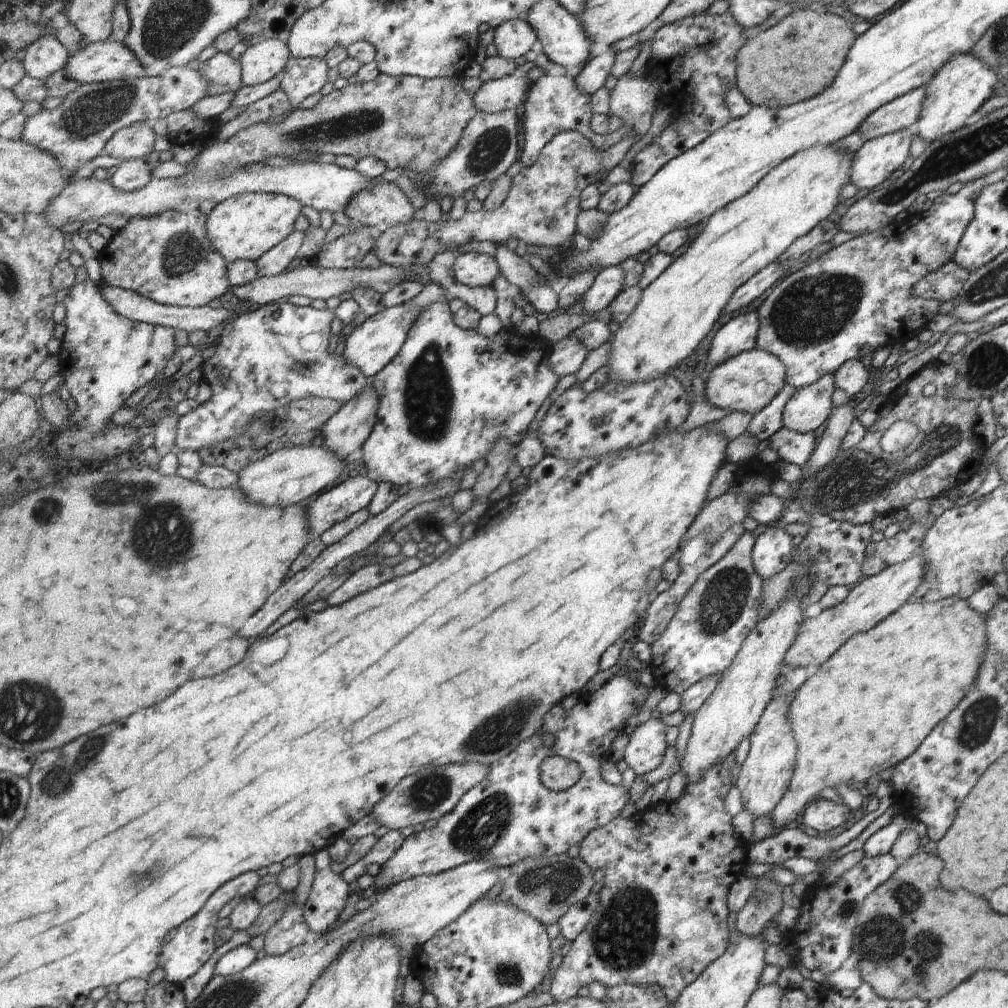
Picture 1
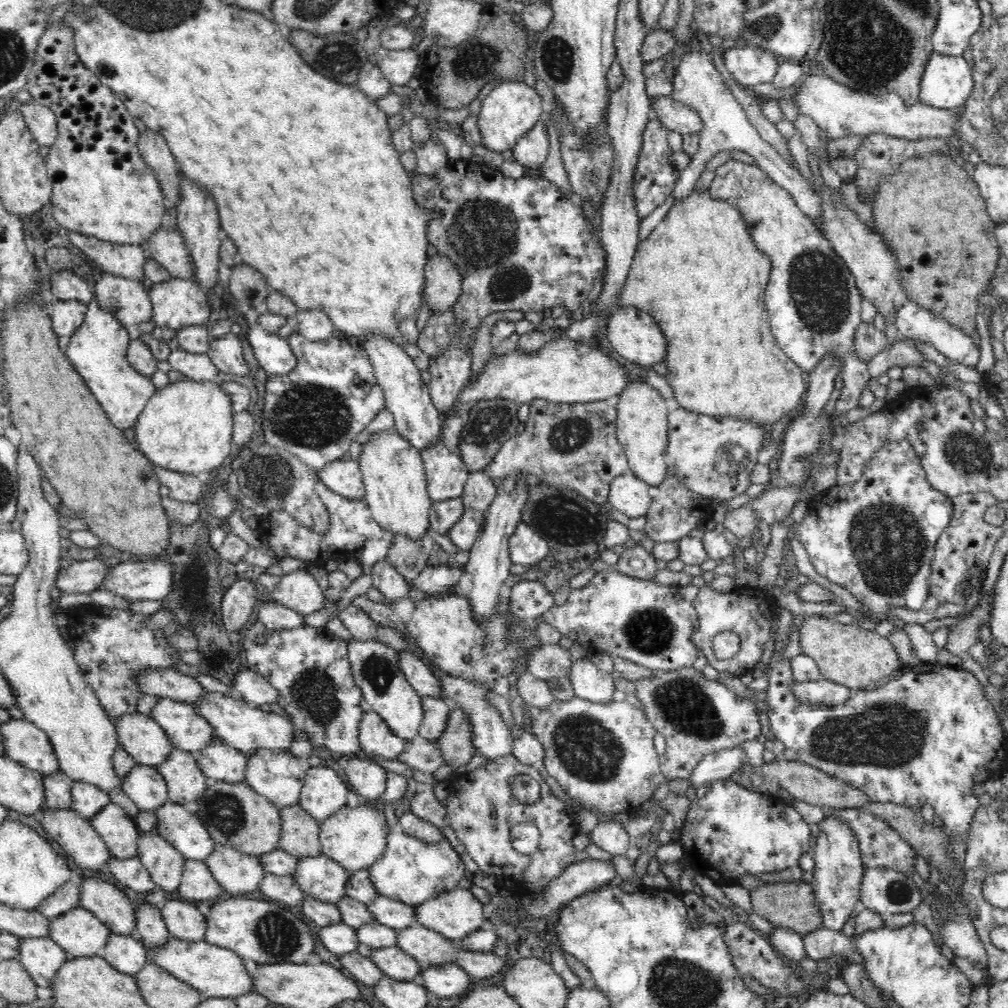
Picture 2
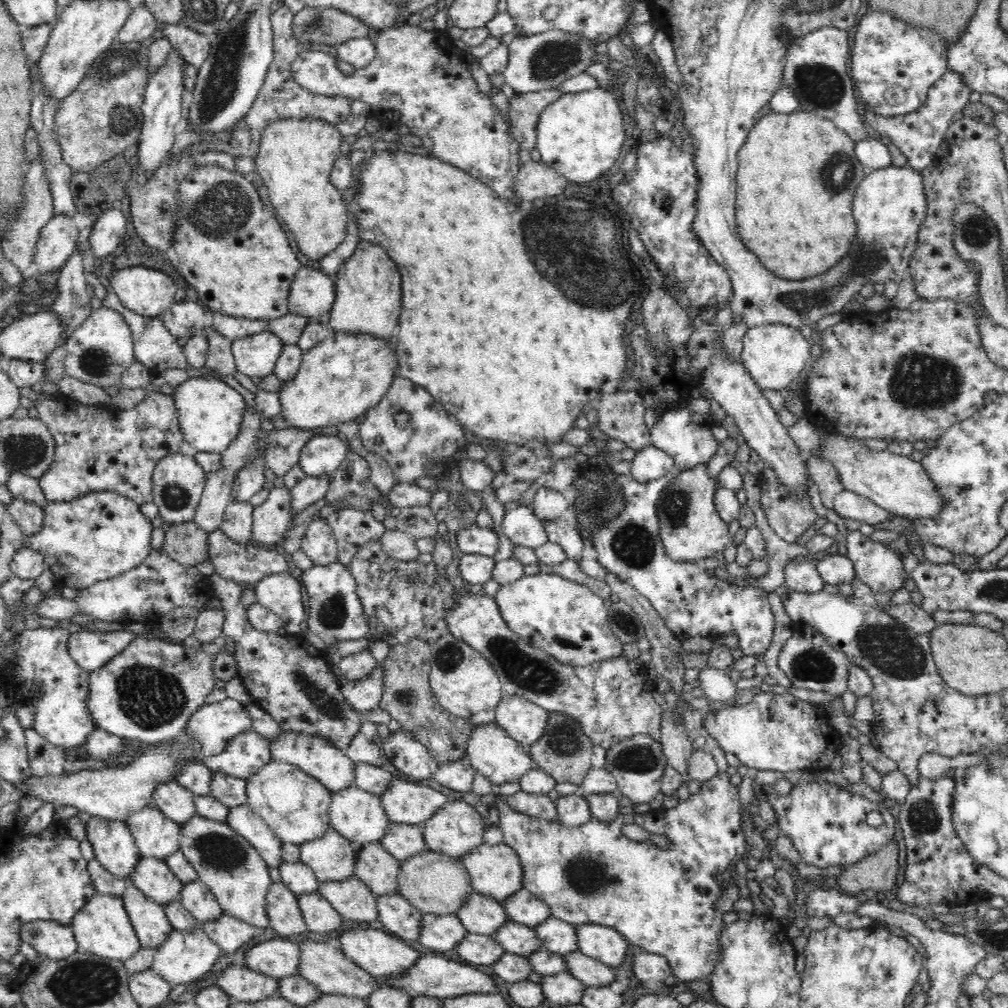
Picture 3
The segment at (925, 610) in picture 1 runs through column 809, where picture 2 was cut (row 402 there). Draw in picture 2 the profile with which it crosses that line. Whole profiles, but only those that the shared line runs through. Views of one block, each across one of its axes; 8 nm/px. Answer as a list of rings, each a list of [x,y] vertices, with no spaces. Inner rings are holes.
[[[695,189],[684,202],[678,206],[672,206],[665,217],[657,224],[650,236],[639,242],[634,255],[625,290],[618,301],[620,305],[630,305],[644,309],[658,325],[666,339],[666,350],[662,364],[666,366],[666,374],[663,375],[668,386],[672,388],[672,394],[678,408],[688,410],[698,416],[711,416],[712,418],[737,418],[743,422],[753,422],[756,426],[770,426],[782,416],[782,414],[794,414],[802,406],[802,397],[806,392],[803,370],[788,358],[788,355],[778,346],[775,336],[768,322],[768,312],[764,306],[764,288],[770,274],[770,259],[756,250],[749,230],[746,228],[742,215],[733,206],[721,200],[713,200],[707,191]]]

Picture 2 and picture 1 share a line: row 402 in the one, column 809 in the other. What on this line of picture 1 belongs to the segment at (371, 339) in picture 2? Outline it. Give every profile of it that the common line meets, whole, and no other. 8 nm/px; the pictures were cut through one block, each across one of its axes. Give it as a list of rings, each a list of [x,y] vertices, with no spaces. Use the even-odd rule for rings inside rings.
[[[824,374],[810,385],[795,389],[782,410],[782,426],[796,433],[819,432],[831,407],[834,378]]]

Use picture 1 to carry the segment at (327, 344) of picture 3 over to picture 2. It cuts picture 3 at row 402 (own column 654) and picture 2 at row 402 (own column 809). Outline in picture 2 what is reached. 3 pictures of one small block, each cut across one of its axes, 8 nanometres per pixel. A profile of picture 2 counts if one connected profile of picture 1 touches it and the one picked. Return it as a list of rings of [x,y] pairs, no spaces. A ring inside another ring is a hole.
[[[174,382],[157,390],[134,423],[135,449],[155,467],[210,478],[232,448],[234,414],[218,382]]]

